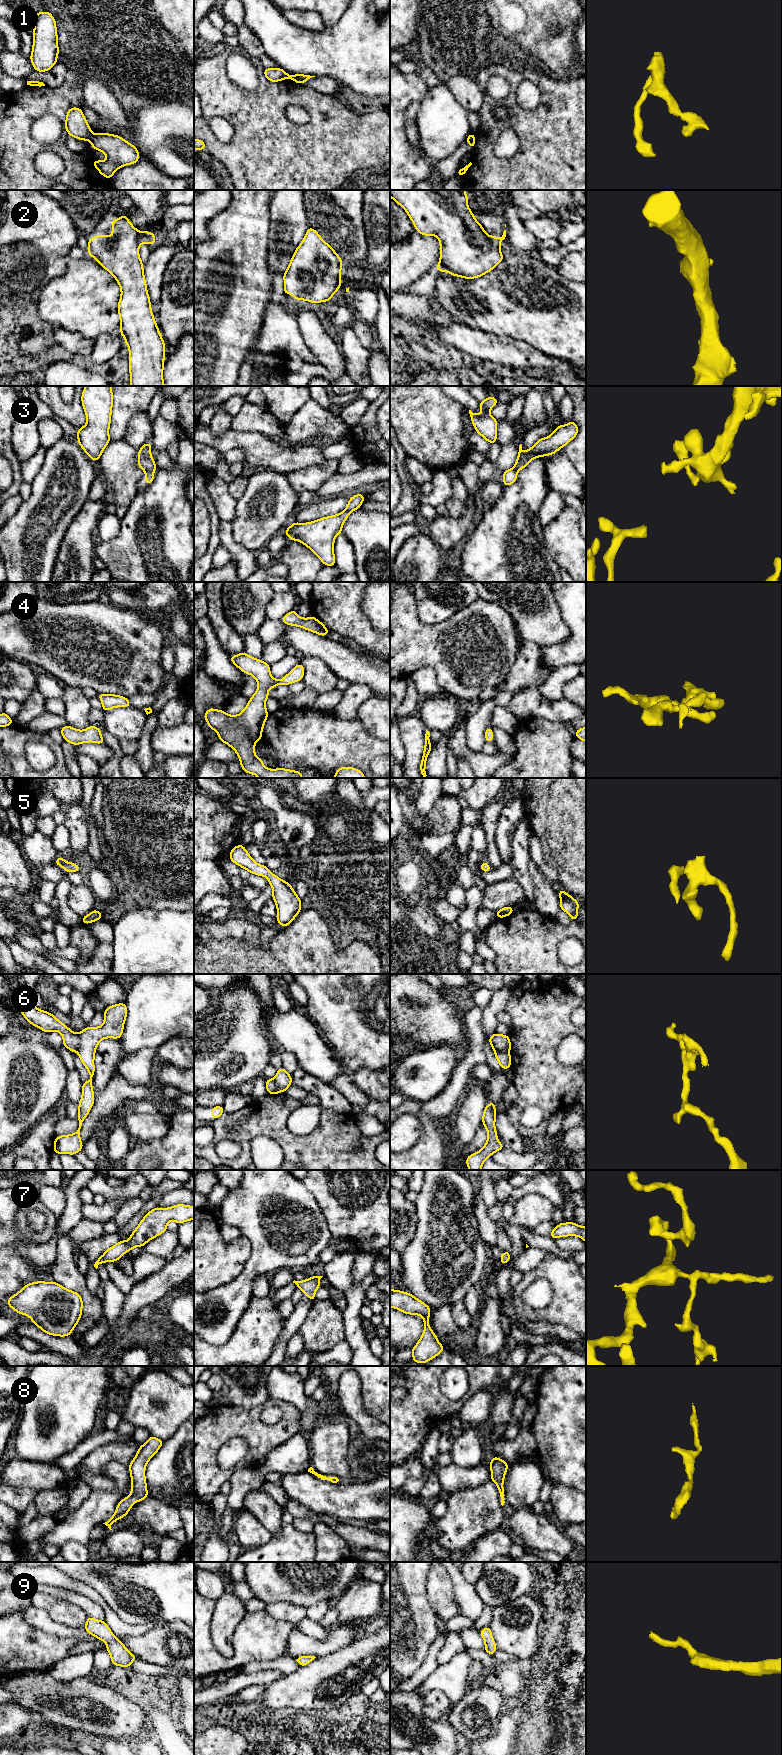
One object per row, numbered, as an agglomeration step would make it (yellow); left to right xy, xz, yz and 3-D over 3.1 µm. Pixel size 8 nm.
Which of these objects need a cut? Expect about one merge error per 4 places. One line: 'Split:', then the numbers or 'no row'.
Split: 1, 3, 6

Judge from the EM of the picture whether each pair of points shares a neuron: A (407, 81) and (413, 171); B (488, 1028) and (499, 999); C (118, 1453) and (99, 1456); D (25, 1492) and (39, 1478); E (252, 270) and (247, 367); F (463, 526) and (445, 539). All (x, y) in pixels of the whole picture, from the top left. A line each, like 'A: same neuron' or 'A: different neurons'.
A: same neuron
B: same neuron
C: same neuron
D: different neurons
E: different neurons
F: same neuron

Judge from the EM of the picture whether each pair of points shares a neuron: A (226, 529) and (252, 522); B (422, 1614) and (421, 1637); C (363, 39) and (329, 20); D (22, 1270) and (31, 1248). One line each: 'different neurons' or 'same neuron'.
A: different neurons
B: same neuron
C: different neurons
D: different neurons

